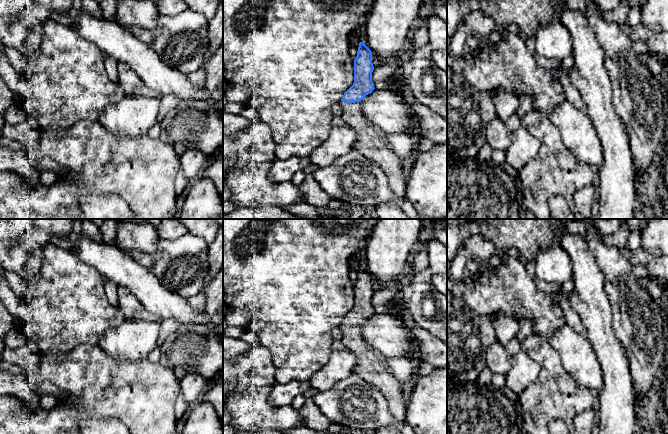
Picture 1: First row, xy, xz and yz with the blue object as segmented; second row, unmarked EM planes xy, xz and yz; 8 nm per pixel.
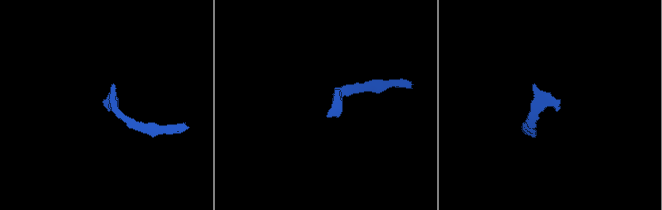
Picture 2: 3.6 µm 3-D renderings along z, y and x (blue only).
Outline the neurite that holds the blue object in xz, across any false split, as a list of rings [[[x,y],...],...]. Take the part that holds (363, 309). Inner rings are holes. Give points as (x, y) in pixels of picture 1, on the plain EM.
[[[359,267],[354,284],[354,307],[341,323],[343,345],[356,356],[356,365],[352,373],[357,374],[372,388],[384,396],[388,408],[397,421],[406,421],[406,400],[402,382],[391,372],[387,358],[377,349],[364,341],[360,326],[374,312],[372,305],[372,276],[363,267]]]

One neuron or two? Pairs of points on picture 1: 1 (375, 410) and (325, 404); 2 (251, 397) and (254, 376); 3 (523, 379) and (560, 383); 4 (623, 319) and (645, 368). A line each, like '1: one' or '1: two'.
1: one
2: two
3: two
4: one

